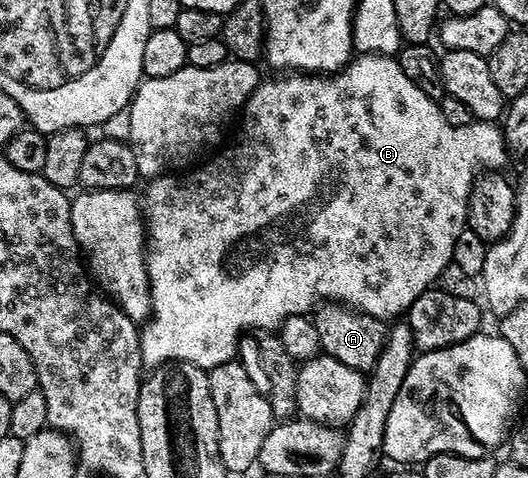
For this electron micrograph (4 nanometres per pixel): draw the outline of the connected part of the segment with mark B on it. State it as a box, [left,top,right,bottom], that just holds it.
[140,53,508,372]

